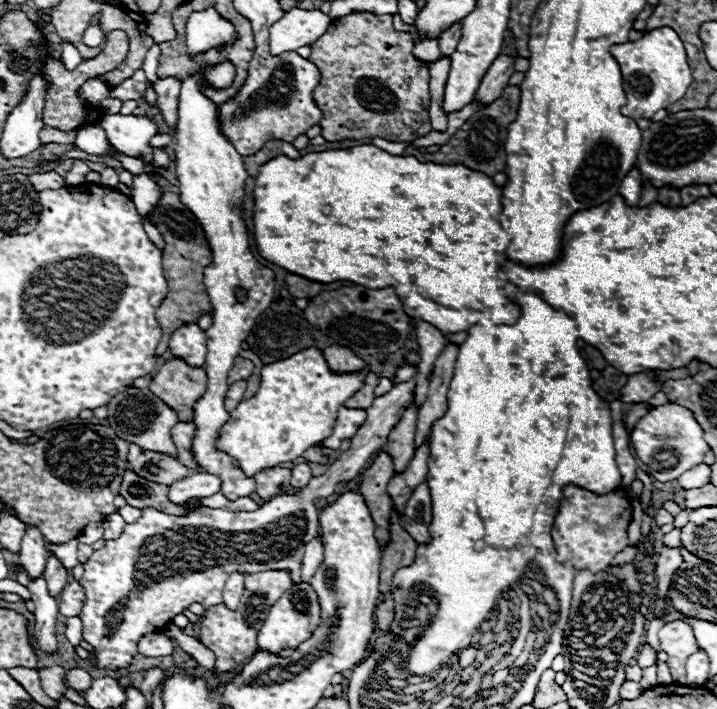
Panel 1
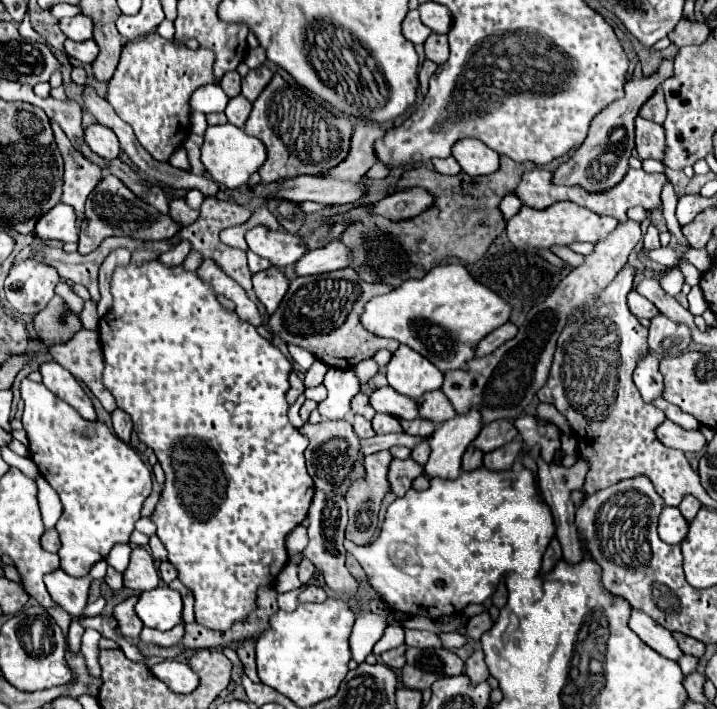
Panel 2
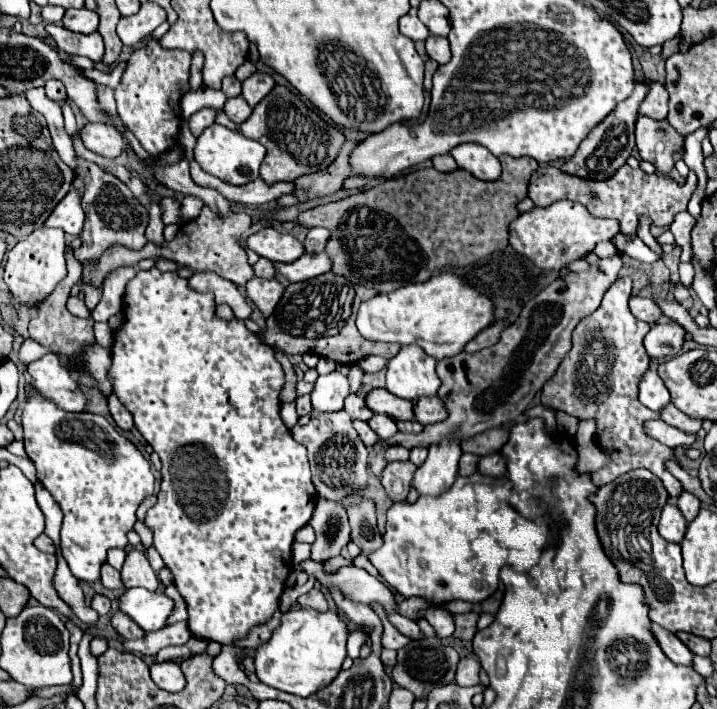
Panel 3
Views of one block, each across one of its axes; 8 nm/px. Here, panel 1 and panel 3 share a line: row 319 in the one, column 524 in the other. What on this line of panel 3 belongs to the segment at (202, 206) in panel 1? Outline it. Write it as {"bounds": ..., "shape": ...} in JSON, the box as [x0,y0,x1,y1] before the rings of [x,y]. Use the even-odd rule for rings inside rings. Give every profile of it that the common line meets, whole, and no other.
{"bounds":[510,200,620,270],"shape":[[[560,200],[546,208],[534,208],[520,214],[510,224],[510,246],[520,254],[532,260],[542,270],[560,270],[566,264],[580,260],[602,240],[612,240],[620,232],[616,220],[596,218],[582,204]]]}

